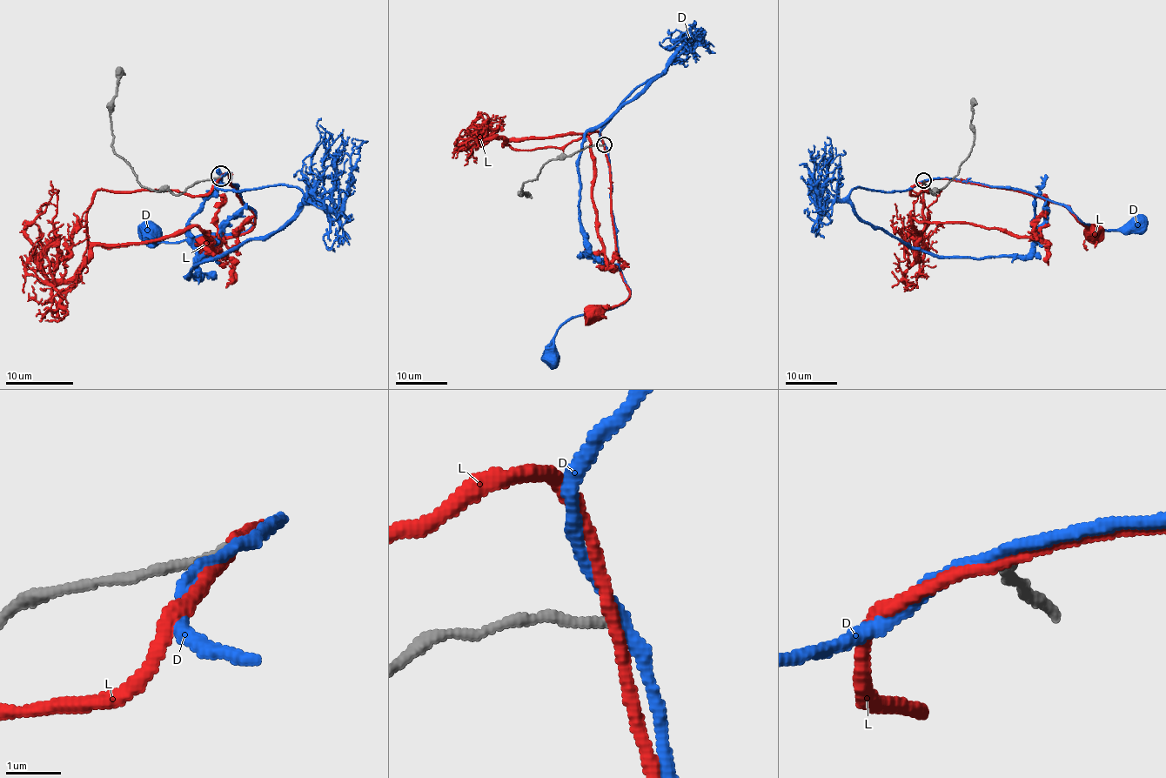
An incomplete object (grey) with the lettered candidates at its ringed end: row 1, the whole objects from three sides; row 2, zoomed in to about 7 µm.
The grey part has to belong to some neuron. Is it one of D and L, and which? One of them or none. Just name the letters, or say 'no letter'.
no letter

